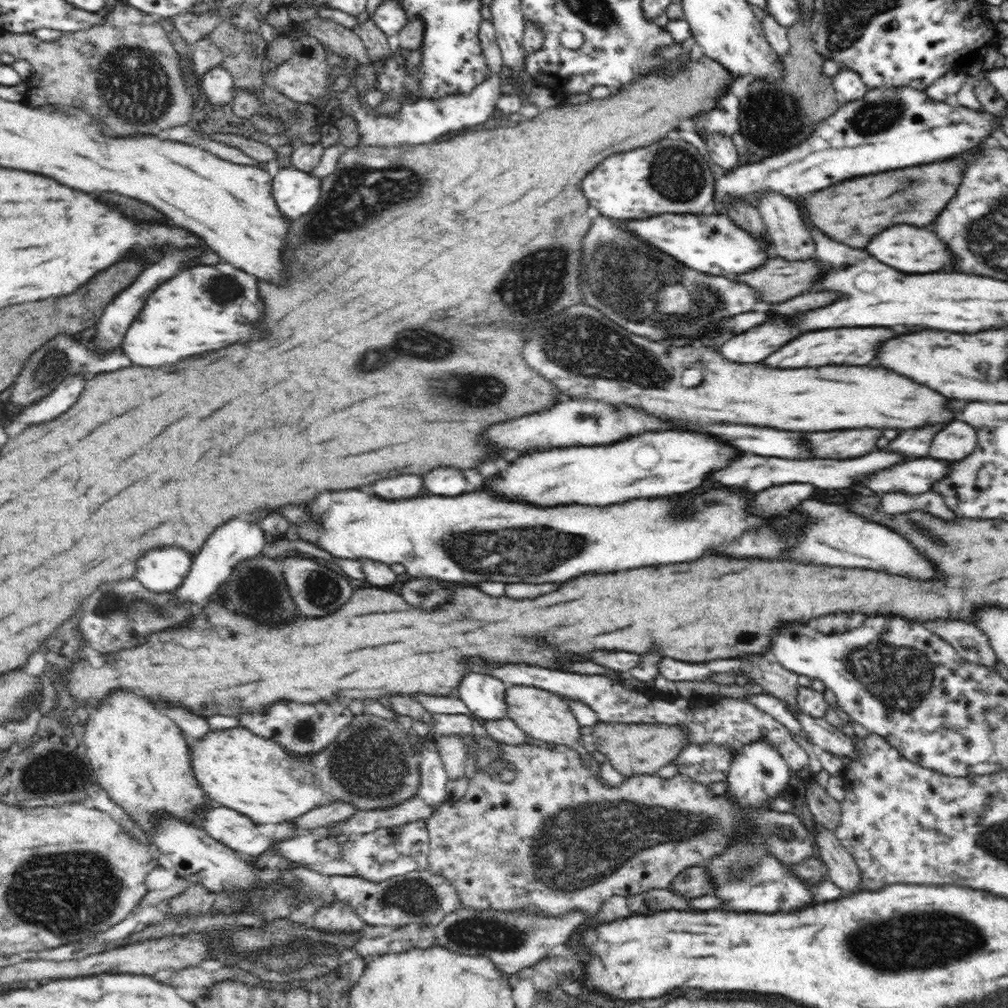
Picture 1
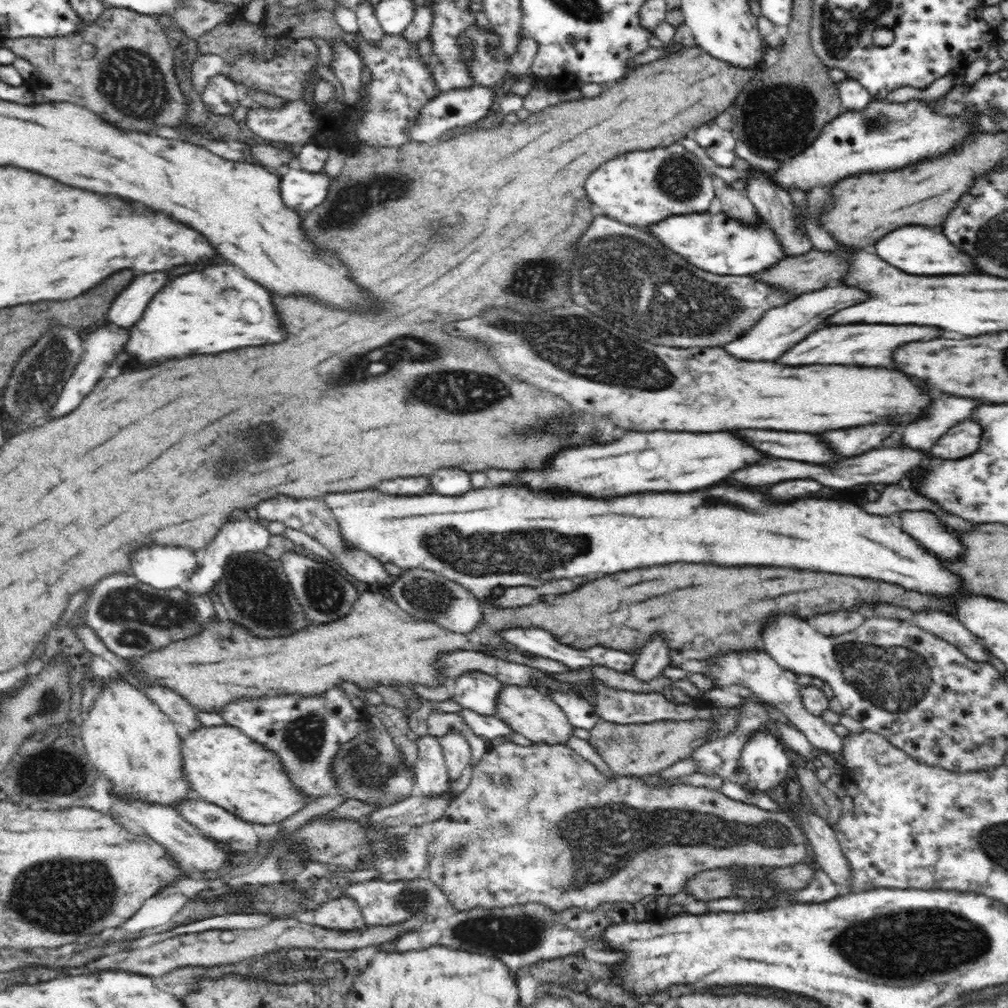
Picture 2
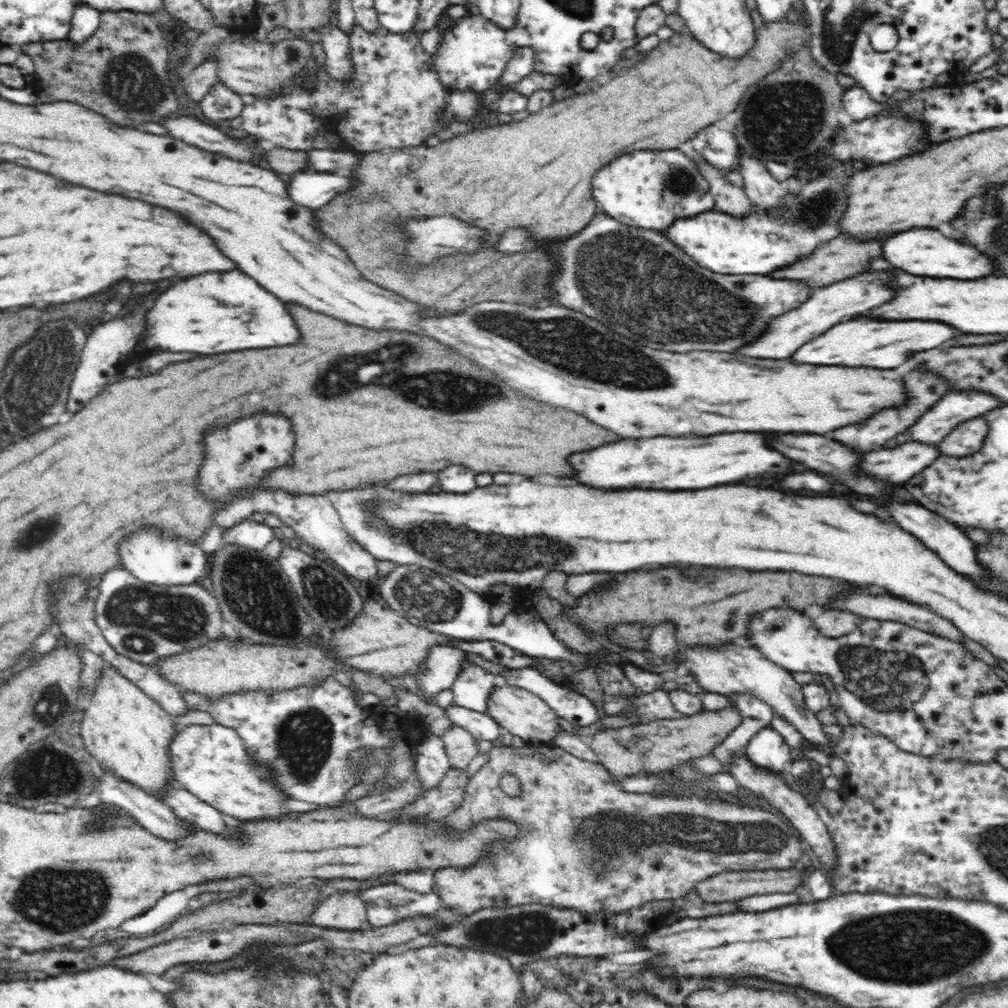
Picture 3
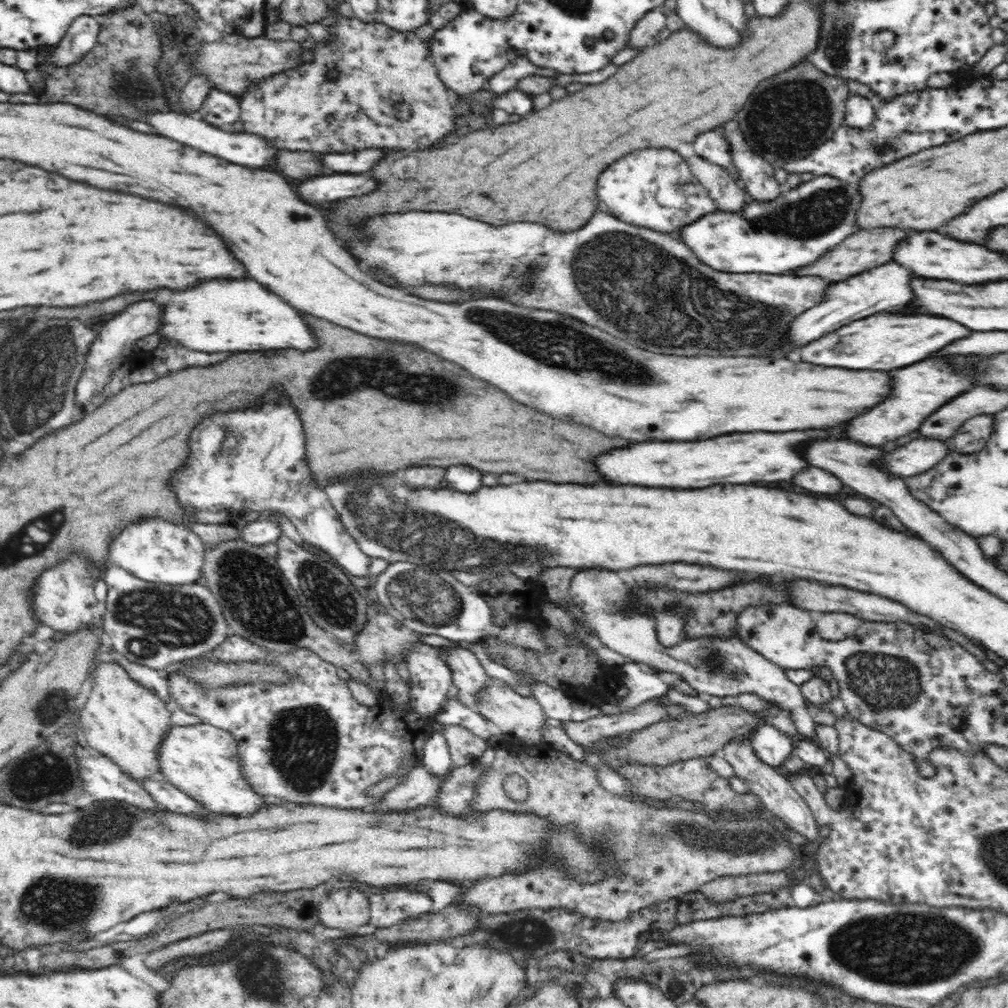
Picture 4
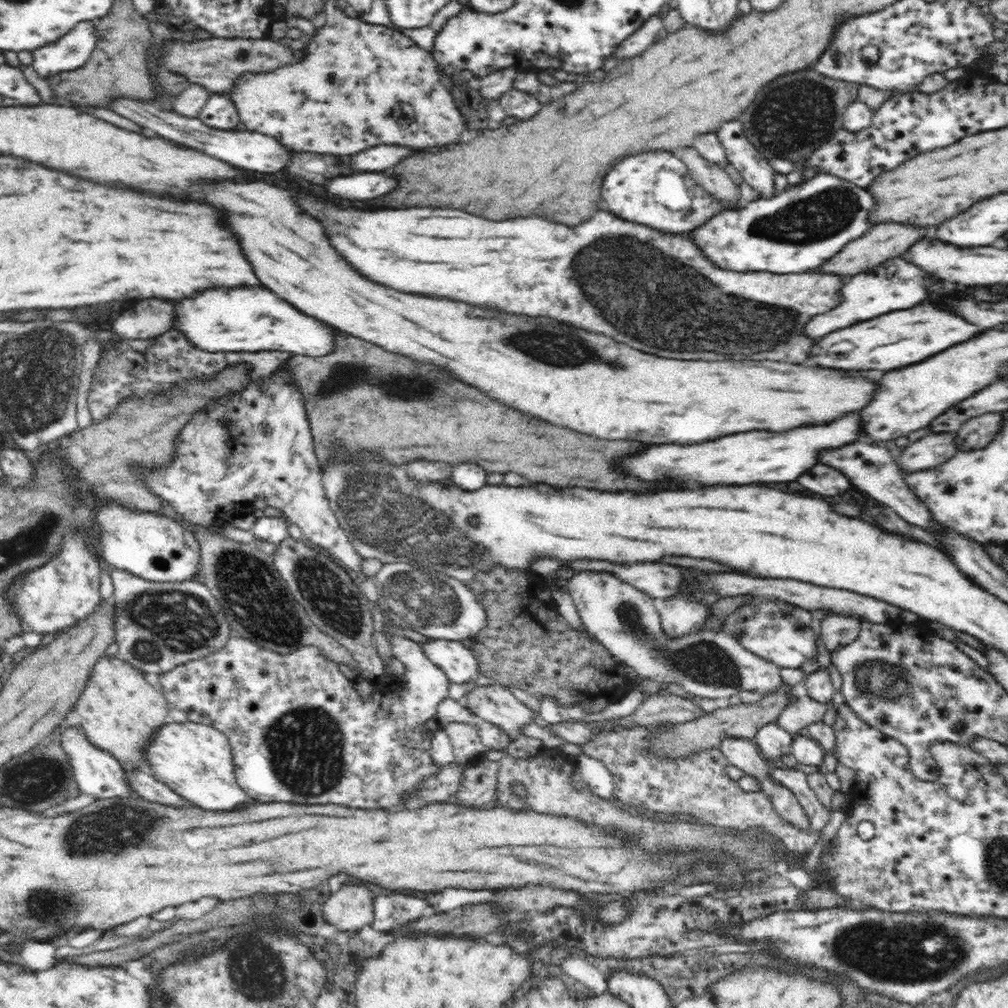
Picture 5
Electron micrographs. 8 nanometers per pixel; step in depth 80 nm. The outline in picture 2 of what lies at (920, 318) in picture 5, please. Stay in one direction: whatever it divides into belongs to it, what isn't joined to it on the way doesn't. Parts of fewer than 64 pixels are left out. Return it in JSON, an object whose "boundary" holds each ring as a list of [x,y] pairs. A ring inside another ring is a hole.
{"boundary":[[[844,324],[844,326],[828,326],[814,336],[808,336],[794,348],[790,348],[778,362],[800,366],[800,364],[844,364],[844,366],[876,366],[876,368],[892,368],[894,366],[894,350],[908,342],[926,342],[940,338],[944,332],[928,326],[904,326],[904,324]]]}

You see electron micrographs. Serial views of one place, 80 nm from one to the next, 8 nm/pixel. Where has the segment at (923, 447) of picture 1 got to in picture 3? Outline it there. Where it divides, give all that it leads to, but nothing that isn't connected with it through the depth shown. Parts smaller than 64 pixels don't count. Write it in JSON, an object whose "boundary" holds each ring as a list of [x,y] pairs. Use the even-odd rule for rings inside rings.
{"boundary":[[[954,392],[954,394],[946,394],[938,404],[934,404],[934,408],[930,408],[930,412],[926,412],[918,424],[914,424],[914,428],[910,428],[910,434],[914,440],[918,442],[924,442],[924,444],[938,444],[942,442],[960,422],[964,420],[970,420],[970,418],[976,418],[976,416],[984,416],[986,412],[990,412],[998,406],[1004,404],[996,404],[998,400],[992,397],[992,395],[984,394],[984,392]]]}

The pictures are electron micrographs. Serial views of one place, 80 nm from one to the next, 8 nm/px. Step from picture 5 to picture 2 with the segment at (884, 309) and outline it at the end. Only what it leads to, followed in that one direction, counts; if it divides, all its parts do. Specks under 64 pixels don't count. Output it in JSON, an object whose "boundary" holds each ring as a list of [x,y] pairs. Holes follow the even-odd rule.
{"boundary":[[[844,284],[832,286],[832,288],[822,288],[822,290],[810,292],[810,294],[802,294],[800,298],[796,298],[794,302],[790,302],[782,308],[768,310],[764,314],[764,318],[746,336],[726,344],[726,352],[736,358],[742,358],[742,360],[776,360],[786,350],[790,350],[796,342],[802,342],[812,332],[824,328],[824,320],[828,316],[832,316],[834,312],[838,312],[842,308],[860,304],[862,300],[866,300],[866,292],[860,292],[858,288],[850,288]]]}

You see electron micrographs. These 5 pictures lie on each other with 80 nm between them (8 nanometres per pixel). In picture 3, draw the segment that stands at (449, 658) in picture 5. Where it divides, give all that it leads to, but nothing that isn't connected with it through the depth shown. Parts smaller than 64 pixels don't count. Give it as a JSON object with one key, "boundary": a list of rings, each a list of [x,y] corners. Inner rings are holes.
{"boundary":[[[472,661],[462,663],[460,674],[452,685],[453,703],[476,712],[486,712],[486,701],[494,688],[494,678]]]}

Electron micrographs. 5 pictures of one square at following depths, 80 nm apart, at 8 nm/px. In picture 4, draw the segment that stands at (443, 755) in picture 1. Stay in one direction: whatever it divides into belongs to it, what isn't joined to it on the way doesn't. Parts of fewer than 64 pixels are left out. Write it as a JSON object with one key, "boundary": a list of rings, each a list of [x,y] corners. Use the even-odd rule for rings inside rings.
{"boundary":[[[445,725],[442,733],[446,737],[453,766],[475,764],[488,749],[487,741],[463,726]]]}

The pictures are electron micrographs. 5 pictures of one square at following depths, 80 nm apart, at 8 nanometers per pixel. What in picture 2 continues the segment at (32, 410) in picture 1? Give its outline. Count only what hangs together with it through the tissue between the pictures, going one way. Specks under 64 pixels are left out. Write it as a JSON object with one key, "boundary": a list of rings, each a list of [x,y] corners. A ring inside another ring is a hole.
{"boundary":[[[114,325],[104,327],[99,327],[94,332],[88,334],[88,337],[83,341],[83,353],[80,359],[80,362],[74,368],[70,380],[66,382],[56,406],[48,412],[50,416],[58,418],[58,416],[64,416],[64,414],[70,414],[74,408],[78,408],[78,404],[94,390],[94,386],[104,378],[104,374],[108,372],[108,368],[112,366],[114,358],[118,354],[124,352],[126,342],[130,338],[130,330],[124,330],[124,328]]]}

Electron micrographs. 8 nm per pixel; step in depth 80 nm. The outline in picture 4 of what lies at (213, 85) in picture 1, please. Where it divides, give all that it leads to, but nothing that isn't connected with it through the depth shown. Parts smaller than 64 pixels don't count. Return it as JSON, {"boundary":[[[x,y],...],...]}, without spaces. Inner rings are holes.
{"boundary":[[[212,88],[197,116],[214,126],[222,126],[222,124],[230,126],[241,118],[238,96]]]}

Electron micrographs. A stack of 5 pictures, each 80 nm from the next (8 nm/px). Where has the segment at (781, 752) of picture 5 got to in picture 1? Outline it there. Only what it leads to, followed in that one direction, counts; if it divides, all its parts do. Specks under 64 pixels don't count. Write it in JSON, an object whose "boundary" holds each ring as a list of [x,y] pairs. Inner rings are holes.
{"boundary":[[[762,739],[746,744],[740,752],[737,752],[730,764],[730,770],[726,774],[728,784],[727,794],[730,801],[734,801],[734,807],[738,811],[765,811],[768,808],[767,801],[782,796],[783,790],[790,778],[790,768],[784,758],[772,743]]]}

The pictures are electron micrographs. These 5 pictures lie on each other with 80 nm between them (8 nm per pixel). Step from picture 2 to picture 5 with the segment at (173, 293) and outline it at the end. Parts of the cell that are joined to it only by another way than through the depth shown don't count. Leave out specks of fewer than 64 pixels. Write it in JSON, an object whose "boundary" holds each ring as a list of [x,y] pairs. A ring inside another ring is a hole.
{"boundary":[[[216,288],[180,300],[176,302],[176,328],[182,330],[192,344],[208,352],[280,350],[318,358],[334,352],[336,338],[332,326],[298,312],[292,304],[264,288]]]}

